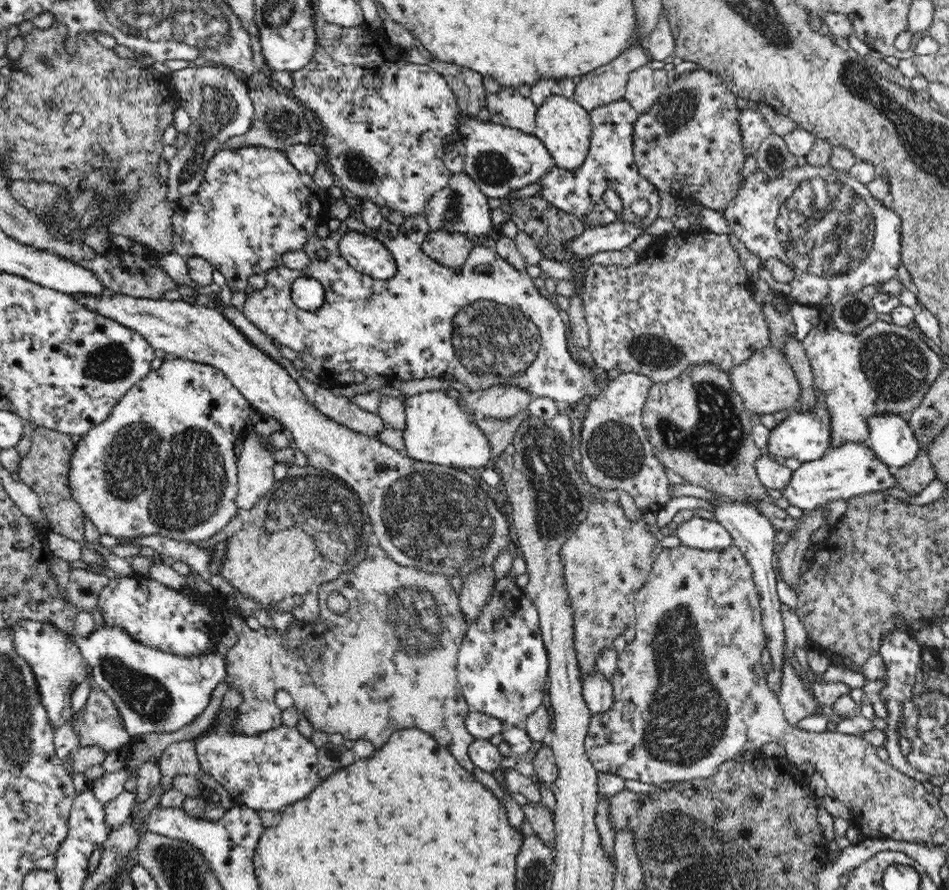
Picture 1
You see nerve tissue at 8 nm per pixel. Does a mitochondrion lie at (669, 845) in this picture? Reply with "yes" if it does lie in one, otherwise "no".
yes

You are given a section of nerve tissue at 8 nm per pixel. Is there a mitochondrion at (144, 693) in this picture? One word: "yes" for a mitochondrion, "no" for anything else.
yes

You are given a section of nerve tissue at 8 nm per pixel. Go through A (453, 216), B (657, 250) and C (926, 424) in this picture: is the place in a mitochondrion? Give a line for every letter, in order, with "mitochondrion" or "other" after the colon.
A: mitochondrion
B: other
C: mitochondrion

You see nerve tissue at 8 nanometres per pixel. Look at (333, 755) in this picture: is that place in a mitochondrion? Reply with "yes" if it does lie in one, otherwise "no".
yes

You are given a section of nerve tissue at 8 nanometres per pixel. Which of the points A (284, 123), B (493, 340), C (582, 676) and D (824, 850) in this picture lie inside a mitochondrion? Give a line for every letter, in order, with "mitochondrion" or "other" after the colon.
A: mitochondrion
B: mitochondrion
C: other
D: other

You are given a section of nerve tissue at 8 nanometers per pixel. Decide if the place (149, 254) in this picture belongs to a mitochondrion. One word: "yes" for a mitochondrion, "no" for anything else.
no

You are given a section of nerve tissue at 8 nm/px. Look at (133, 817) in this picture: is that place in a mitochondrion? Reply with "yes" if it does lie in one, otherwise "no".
no

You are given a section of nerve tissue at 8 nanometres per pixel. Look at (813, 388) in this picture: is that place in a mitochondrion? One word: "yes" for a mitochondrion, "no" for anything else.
no

